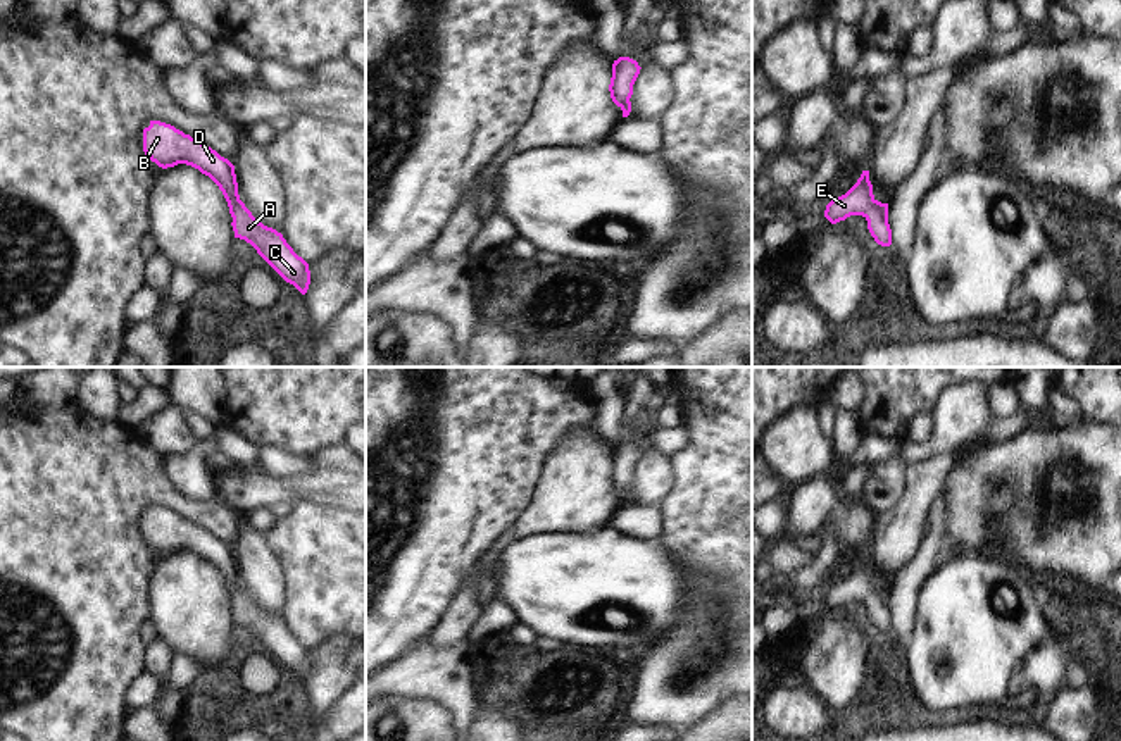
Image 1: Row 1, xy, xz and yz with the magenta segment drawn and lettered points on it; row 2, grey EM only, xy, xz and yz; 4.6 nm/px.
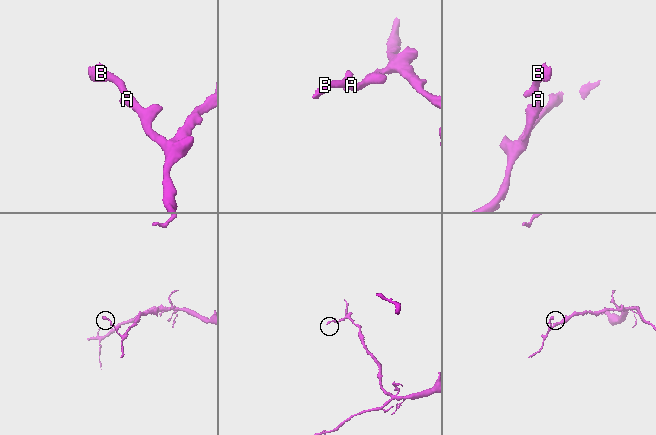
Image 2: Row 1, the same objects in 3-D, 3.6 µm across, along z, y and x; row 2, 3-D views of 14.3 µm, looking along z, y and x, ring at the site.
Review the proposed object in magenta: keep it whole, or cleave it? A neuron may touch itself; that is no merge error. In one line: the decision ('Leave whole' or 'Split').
Leave whole.

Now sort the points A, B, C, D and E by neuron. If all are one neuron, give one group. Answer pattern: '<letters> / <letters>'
A B C D E

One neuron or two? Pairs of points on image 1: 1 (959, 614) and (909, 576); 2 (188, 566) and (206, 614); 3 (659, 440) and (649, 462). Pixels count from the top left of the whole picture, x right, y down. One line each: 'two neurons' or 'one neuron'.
1: two neurons
2: one neuron
3: two neurons

